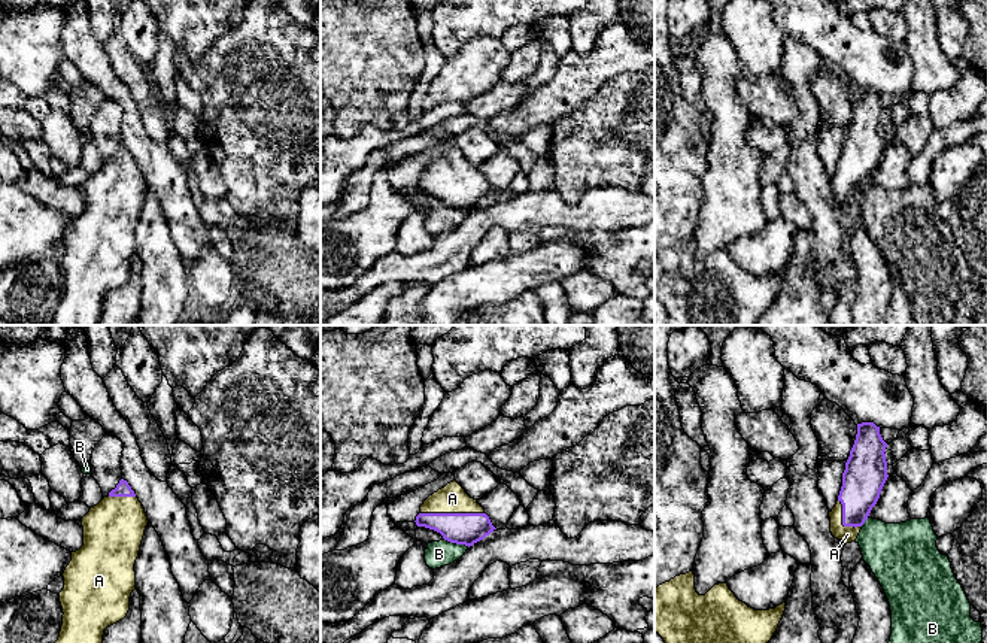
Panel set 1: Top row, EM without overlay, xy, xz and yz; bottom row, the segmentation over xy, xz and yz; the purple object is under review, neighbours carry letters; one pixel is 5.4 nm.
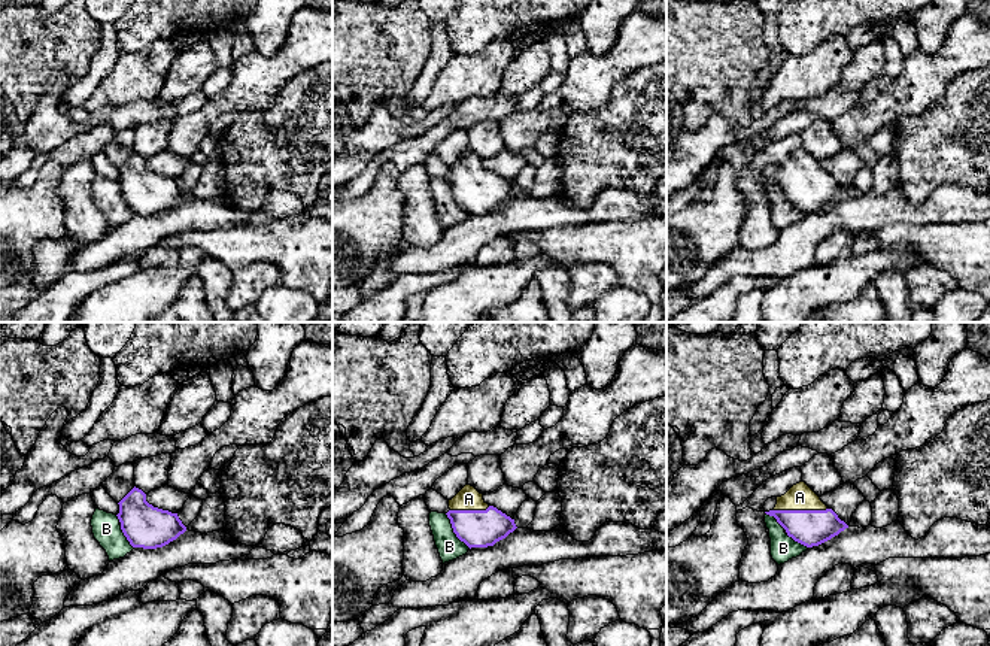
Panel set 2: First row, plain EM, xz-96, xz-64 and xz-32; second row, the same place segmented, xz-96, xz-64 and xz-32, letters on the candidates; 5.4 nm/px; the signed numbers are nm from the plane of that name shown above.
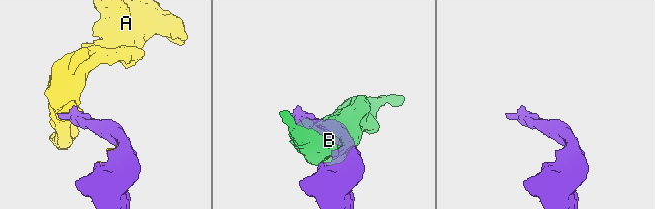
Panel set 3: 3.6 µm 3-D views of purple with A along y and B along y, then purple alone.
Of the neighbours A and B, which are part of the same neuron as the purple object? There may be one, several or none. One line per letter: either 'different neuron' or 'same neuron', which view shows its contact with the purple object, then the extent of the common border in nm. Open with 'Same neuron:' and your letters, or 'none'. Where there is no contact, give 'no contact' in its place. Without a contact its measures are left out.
Same neuron: A
A: same neuron; meets purple in xz; contact 360 nm long
B: different neuron; meets purple in xz; contact 150 nm long

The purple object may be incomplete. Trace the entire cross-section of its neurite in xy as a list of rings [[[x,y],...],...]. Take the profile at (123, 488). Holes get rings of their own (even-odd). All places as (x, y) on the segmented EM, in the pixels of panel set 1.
[[[121,479],[81,522],[83,546],[72,552],[72,561],[63,573],[64,588],[58,595],[64,615],[55,643],[103,643],[104,630],[127,616],[136,589],[134,564],[149,521],[128,482]]]

